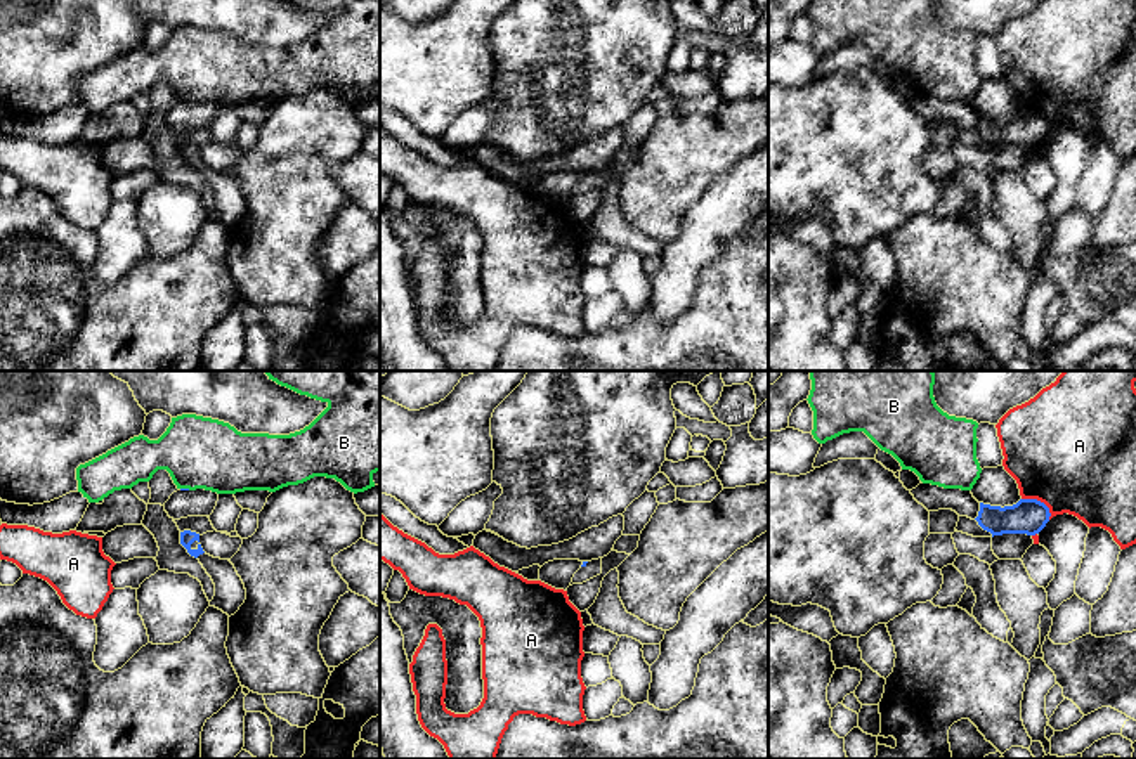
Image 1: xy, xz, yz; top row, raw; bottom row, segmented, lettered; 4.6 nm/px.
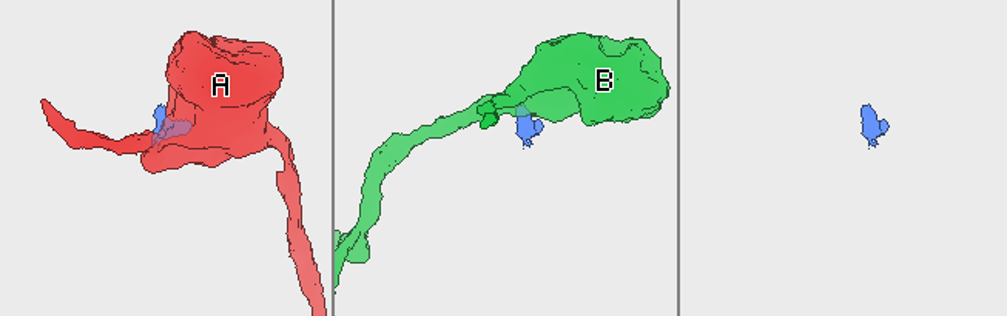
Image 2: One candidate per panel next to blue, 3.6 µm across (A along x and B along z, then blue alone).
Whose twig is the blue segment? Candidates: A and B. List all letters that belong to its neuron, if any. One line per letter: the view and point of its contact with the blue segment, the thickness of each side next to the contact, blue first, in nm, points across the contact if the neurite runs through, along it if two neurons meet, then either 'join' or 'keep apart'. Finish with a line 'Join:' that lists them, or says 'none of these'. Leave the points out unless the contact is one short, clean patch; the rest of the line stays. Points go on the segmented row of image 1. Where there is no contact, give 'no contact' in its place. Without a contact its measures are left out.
A: yz (1039, 501) | 160/500 nm | keep apart
B: xy (186, 489) | 20/340 nm | along xy (181, 487), (189, 489) | keep apart
Join: none of these

